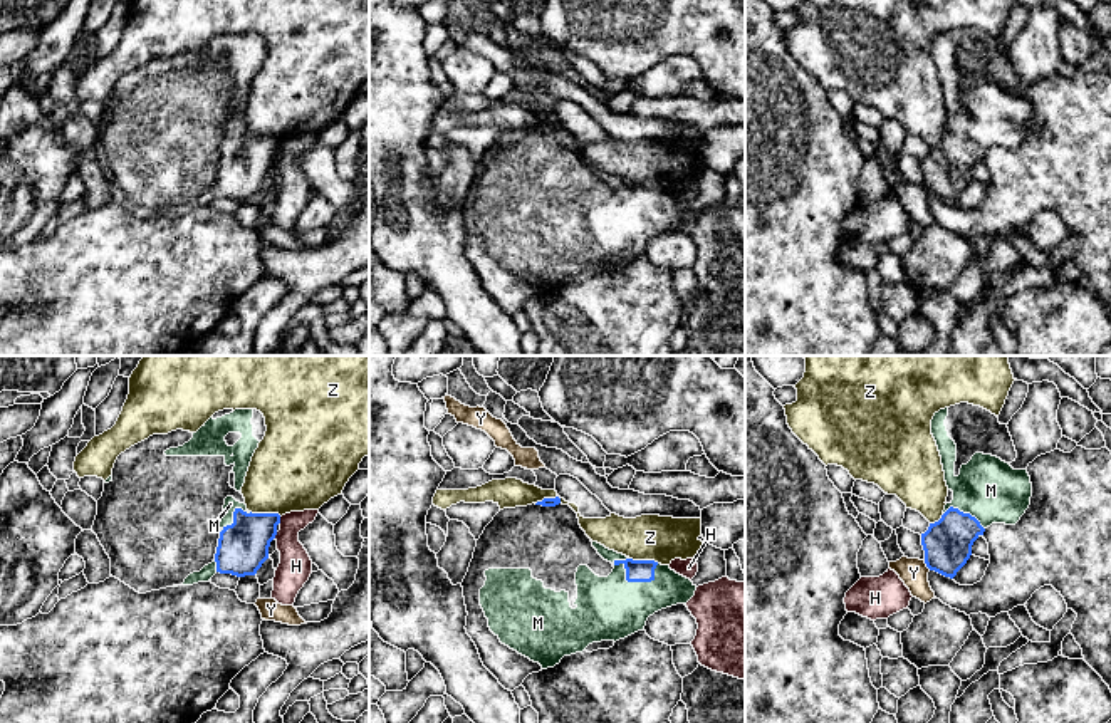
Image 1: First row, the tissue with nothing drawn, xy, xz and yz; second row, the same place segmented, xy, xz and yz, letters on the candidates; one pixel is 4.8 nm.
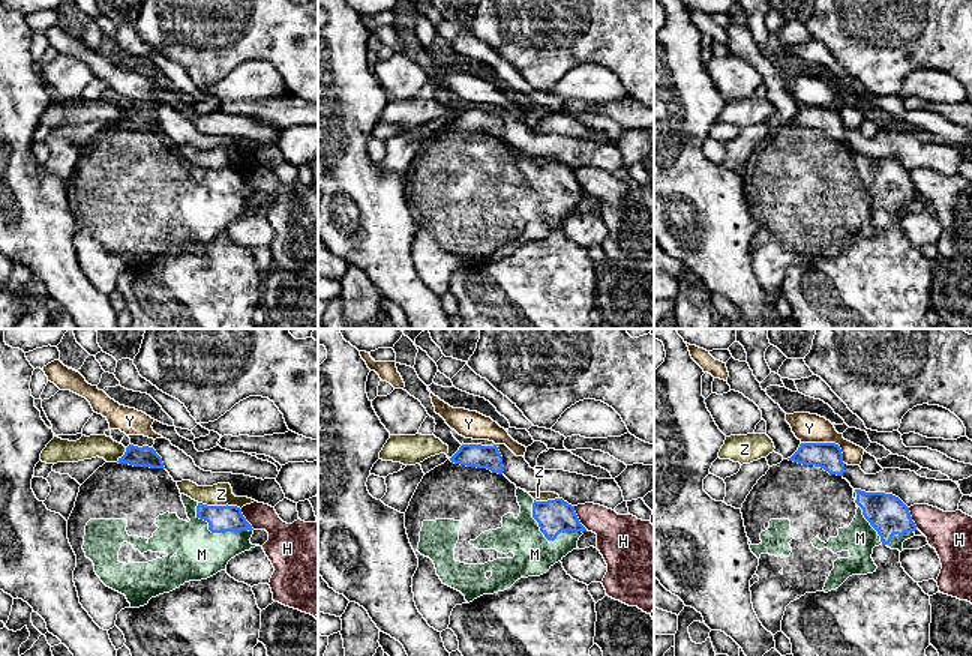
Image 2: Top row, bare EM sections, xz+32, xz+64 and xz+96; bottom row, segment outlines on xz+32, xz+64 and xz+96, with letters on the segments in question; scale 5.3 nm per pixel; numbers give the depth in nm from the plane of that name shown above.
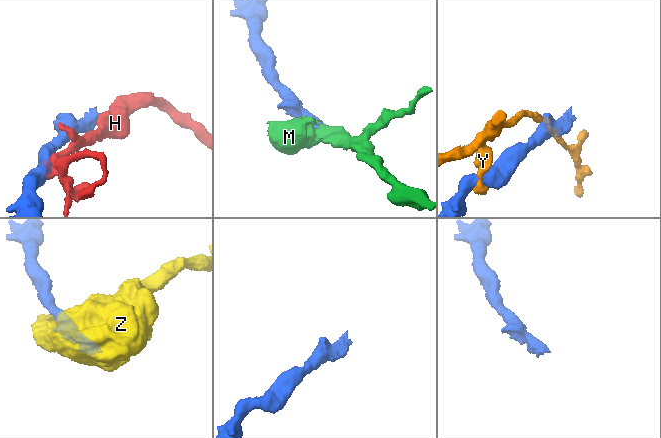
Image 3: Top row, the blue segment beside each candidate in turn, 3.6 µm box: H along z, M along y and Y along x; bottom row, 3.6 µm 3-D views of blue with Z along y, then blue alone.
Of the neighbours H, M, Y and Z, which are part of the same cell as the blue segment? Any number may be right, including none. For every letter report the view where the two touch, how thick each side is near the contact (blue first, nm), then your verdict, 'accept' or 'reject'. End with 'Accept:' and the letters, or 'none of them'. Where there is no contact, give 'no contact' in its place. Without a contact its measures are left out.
H: xy | 240/160 nm | reject
M: xz | 110/300 nm | accept
Y: yz | 240/140 nm | reject
Z: xy | 240/400 nm | reject
Accept: M

